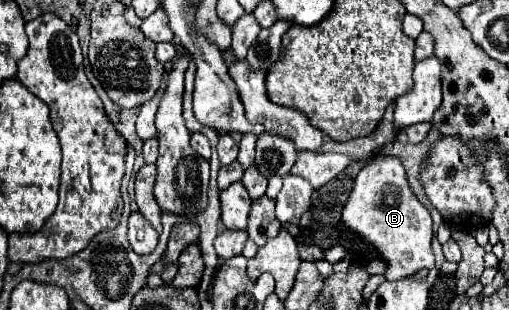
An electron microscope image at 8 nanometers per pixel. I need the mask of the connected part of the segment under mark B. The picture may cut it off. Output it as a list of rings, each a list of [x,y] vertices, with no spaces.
[[[371,158],[355,178],[355,188],[343,208],[345,226],[371,244],[385,262],[385,278],[399,280],[417,270],[427,268],[431,280],[437,278],[437,268],[431,252],[431,216],[425,206],[411,194],[405,168],[395,158]]]

